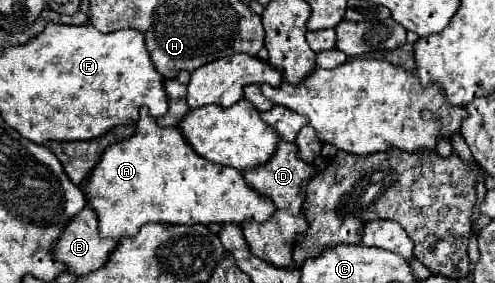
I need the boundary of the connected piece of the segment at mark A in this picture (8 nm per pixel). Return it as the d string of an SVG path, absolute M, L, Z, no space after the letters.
M147 107L139 109L139 119L135 123L135 133L121 141L109 145L91 175L85 181L85 197L87 207L97 213L99 219L99 235L119 239L123 235L139 233L139 227L145 223L171 223L171 225L197 225L197 223L237 223L257 221L263 223L271 217L273 205L269 199L263 199L257 191L253 191L243 175L225 165L217 165L201 159L177 131L177 127L159 127L157 121L149 115Z

